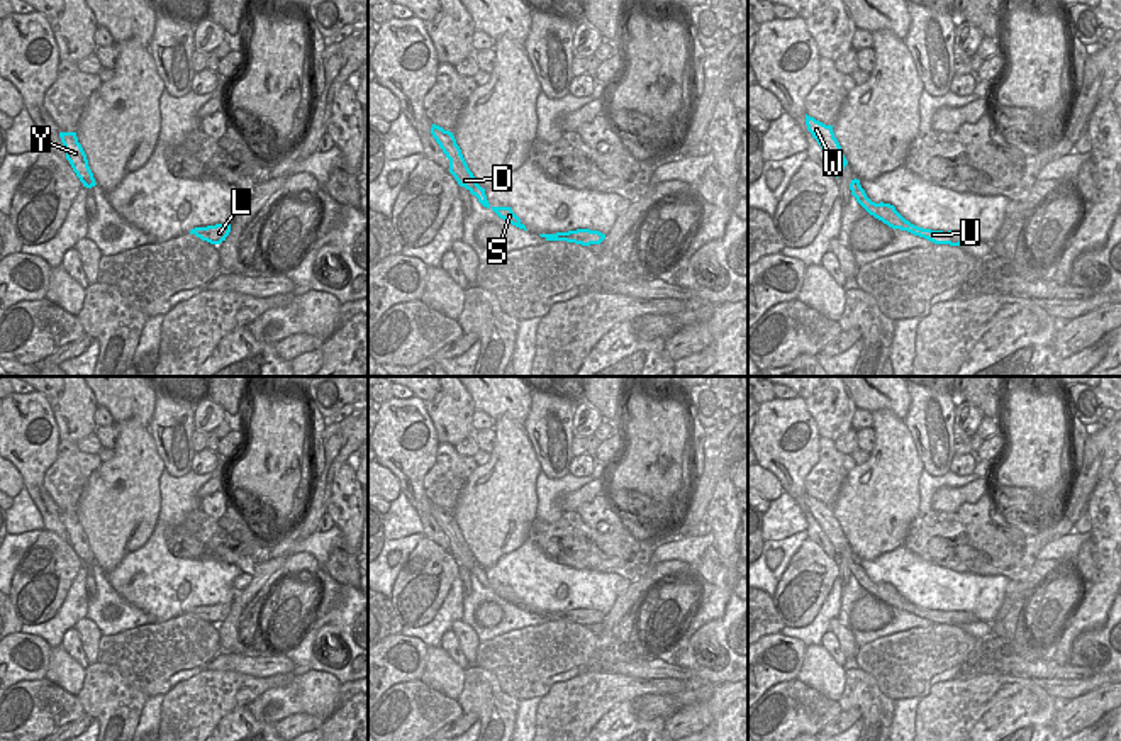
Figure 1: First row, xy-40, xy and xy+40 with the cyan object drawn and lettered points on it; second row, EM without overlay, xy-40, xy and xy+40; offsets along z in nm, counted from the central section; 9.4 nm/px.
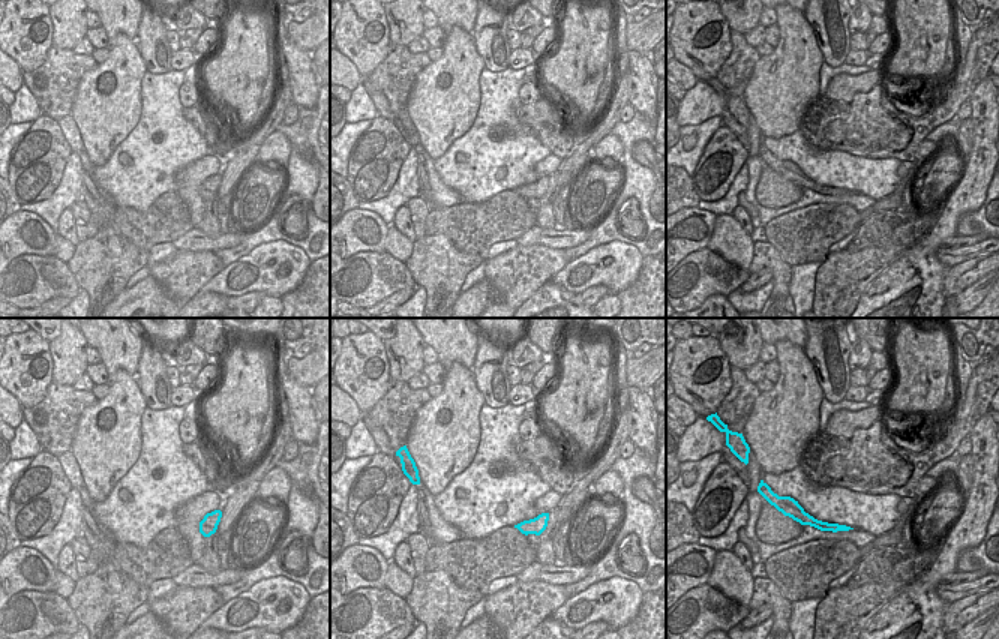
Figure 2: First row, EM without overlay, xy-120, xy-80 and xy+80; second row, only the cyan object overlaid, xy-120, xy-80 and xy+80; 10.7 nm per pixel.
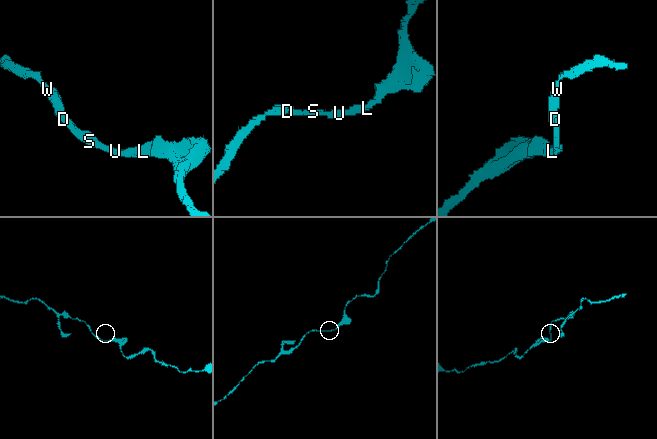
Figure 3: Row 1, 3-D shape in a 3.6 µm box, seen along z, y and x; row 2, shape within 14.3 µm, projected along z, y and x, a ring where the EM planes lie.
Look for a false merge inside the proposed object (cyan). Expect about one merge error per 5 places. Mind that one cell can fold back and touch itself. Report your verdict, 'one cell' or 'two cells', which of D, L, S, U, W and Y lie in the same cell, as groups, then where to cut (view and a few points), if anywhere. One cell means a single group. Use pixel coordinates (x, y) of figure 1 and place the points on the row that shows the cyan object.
one cell; D L S U W Y; no cut

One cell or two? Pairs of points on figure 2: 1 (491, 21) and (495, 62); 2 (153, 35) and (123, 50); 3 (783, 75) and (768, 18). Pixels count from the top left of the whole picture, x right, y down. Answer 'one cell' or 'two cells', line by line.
1: one cell
2: two cells
3: two cells

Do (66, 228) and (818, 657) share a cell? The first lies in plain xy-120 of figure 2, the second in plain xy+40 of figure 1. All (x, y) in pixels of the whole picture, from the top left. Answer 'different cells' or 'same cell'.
different cells

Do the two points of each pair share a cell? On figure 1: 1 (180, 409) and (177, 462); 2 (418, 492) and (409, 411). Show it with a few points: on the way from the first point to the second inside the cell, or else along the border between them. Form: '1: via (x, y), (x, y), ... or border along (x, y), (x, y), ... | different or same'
1: via (177, 423), (177, 448) | same
2: via (411, 472), (409, 431) | same

